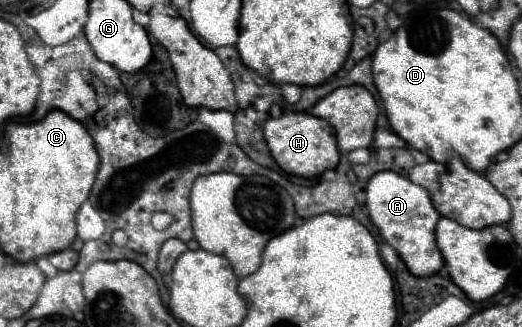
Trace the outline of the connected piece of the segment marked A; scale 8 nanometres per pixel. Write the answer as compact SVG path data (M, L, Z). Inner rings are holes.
M378 171L366 185L366 207L380 235L392 245L416 277L428 277L444 267L442 253L436 247L434 229L440 213L430 201L430 193L394 171Z

